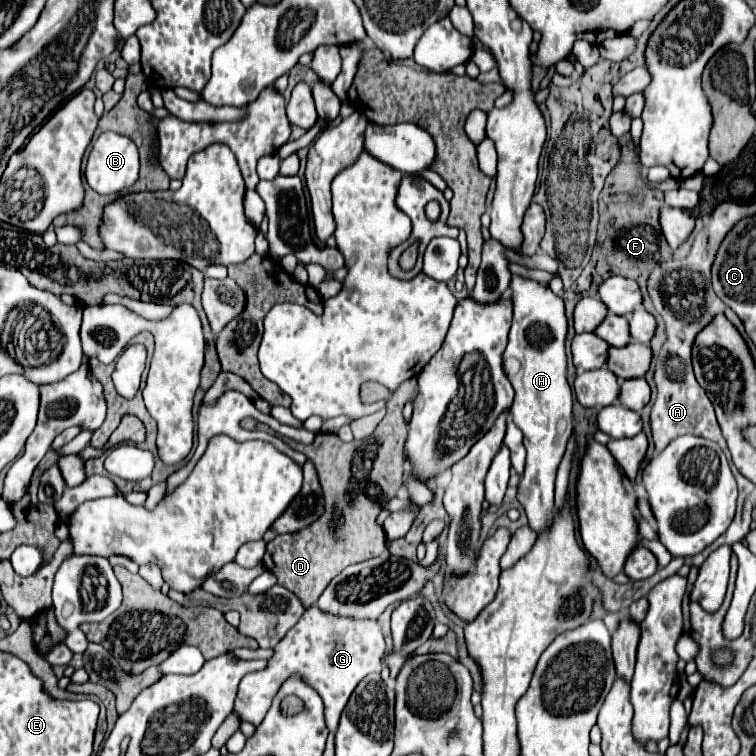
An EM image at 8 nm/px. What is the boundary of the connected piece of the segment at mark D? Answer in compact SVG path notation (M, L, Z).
M408 381L408 383L402 383L398 391L384 395L384 399L388 401L386 403L388 413L380 421L380 425L376 427L376 431L366 441L344 443L338 435L330 433L330 435L318 435L312 445L300 447L300 451L306 453L306 457L312 459L314 465L316 465L316 471L318 471L318 477L320 477L320 483L322 483L322 489L324 489L324 501L328 503L326 505L328 509L310 527L300 529L298 533L278 535L274 541L270 541L266 557L264 557L264 565L276 575L276 579L278 579L280 585L286 585L292 593L300 595L300 599L304 599L306 607L310 607L310 605L314 605L318 601L318 597L322 595L322 591L332 581L332 577L338 575L344 567L360 563L360 561L366 561L366 559L372 559L372 557L376 557L376 555L380 555L380 553L386 551L388 537L384 533L384 527L378 525L376 519L378 519L382 507L392 497L396 497L396 491L400 489L402 461L404 461L404 443L406 443L406 435L408 435L406 423L402 419L402 409L404 409L404 405L408 401L414 401L414 397L418 393L416 389L418 389L416 381Z

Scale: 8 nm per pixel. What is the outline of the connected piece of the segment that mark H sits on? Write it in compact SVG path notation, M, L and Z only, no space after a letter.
M512 277L510 289L514 319L504 351L504 371L516 391L512 415L524 433L524 447L528 451L526 469L518 483L518 501L528 515L530 527L540 533L552 519L556 469L572 435L572 387L566 379L568 317L564 301L544 283Z

